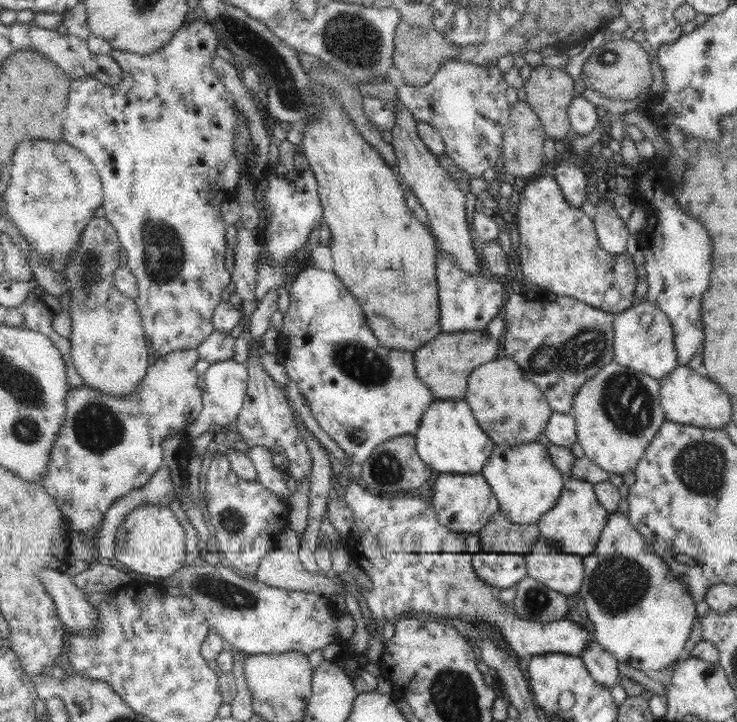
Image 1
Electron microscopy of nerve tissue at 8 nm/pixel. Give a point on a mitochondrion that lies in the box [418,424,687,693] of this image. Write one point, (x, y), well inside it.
(617, 585)

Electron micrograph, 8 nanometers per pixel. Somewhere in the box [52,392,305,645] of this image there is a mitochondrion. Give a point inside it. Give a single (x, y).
(96, 427)

